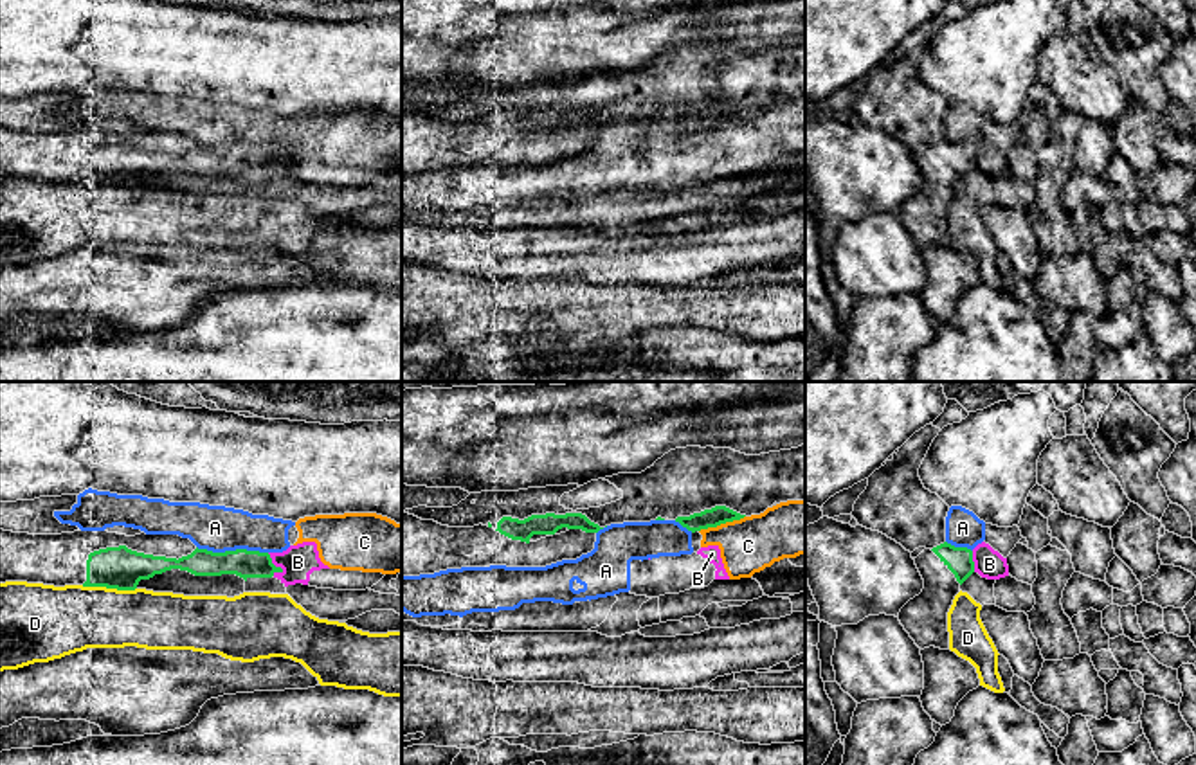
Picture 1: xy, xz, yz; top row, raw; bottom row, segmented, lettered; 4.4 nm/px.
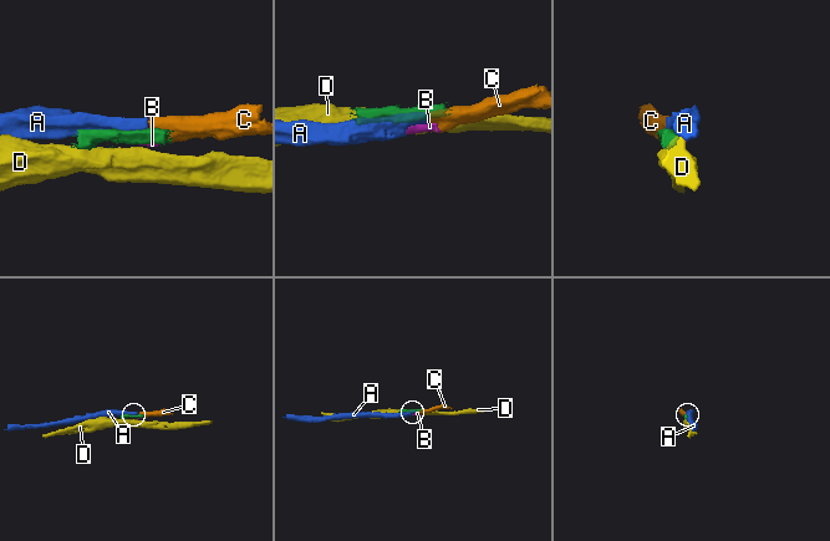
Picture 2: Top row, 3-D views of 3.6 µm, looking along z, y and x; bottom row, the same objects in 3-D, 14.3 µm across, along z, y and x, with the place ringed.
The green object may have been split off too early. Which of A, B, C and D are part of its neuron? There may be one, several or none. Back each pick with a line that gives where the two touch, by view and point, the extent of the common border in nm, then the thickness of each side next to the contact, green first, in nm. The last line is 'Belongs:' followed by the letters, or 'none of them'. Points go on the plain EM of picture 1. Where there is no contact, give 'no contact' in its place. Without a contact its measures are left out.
Belongs: none of them

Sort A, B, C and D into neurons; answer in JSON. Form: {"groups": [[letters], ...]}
{"groups": [["A", "B", "C"], ["D"]]}

